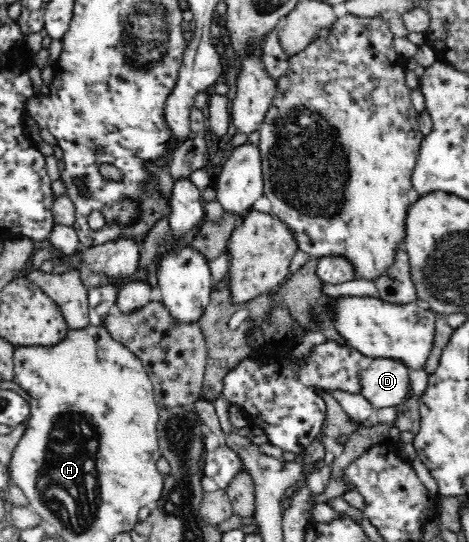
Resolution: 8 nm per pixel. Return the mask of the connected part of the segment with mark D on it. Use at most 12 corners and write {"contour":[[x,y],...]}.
{"contour":[[375,358],[359,374],[360,395],[377,409],[409,396],[404,363]]}

